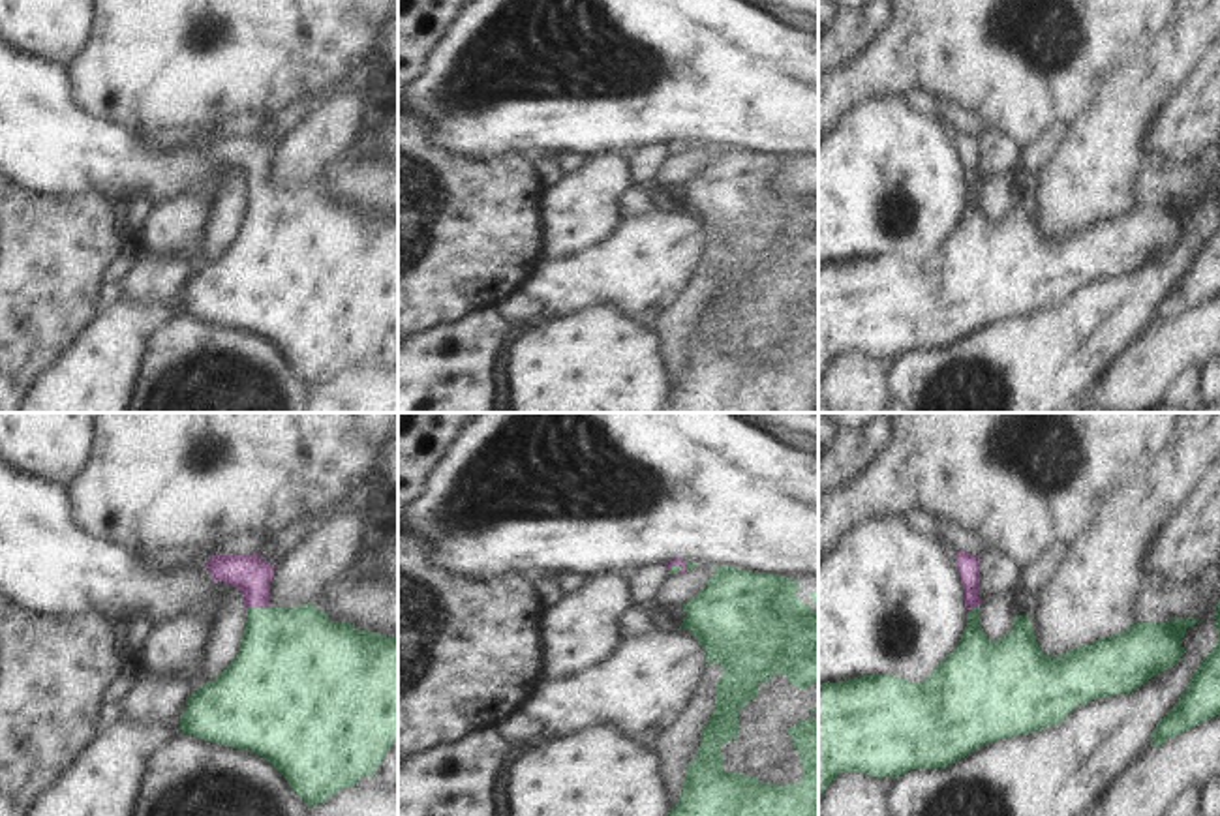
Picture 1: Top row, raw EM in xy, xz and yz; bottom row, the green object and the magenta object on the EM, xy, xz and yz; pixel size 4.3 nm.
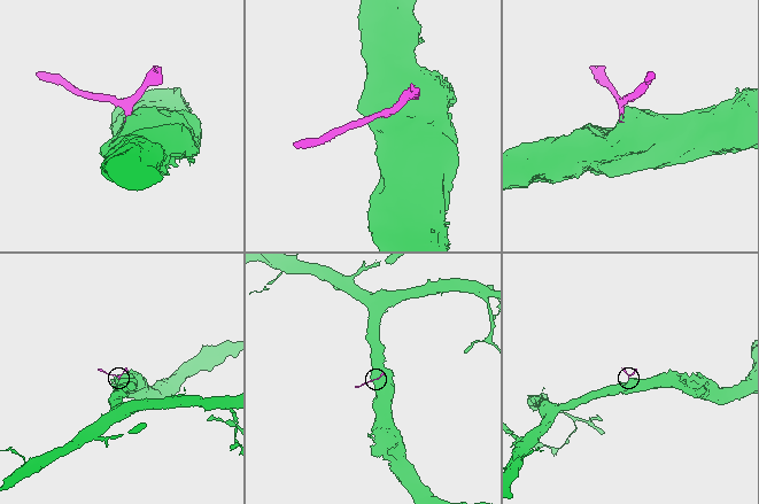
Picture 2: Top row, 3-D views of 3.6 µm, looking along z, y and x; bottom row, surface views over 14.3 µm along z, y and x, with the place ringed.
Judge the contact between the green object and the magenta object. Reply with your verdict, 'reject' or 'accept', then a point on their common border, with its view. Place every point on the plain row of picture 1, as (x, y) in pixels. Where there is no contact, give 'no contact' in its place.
accept | xy (256, 186)

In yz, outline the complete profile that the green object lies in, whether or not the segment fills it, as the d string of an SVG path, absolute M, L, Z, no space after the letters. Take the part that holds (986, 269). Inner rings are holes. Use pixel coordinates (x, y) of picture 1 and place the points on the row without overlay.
M955 131L967 206L953 231L922 263L892 253L858 255L818 263L818 383L826 366L845 351L893 356L910 349L948 347L972 330L1012 315L1059 304L1077 285L1102 276L1132 272L1182 236L1182 216L1199 197L1167 203L1136 201L1126 210L1098 218L1062 234L1045 234L1029 195L1015 195L1012 208L991 219L980 204L980 139Z

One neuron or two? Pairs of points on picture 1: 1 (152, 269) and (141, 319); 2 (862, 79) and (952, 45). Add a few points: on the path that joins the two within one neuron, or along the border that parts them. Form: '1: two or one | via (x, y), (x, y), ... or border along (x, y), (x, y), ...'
1: two | border along (121, 295), (179, 301)
2: one | via (884, 66), (911, 49), (930, 45)

